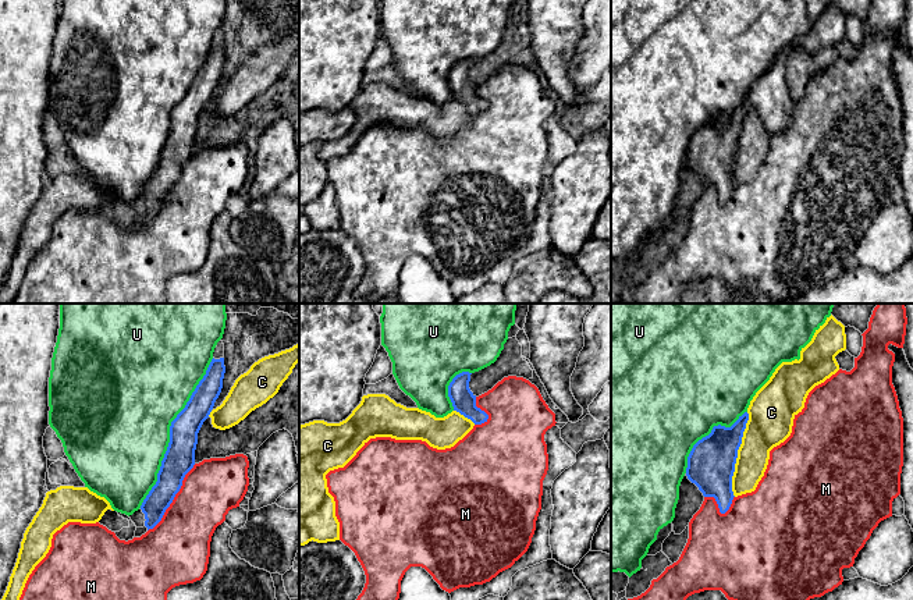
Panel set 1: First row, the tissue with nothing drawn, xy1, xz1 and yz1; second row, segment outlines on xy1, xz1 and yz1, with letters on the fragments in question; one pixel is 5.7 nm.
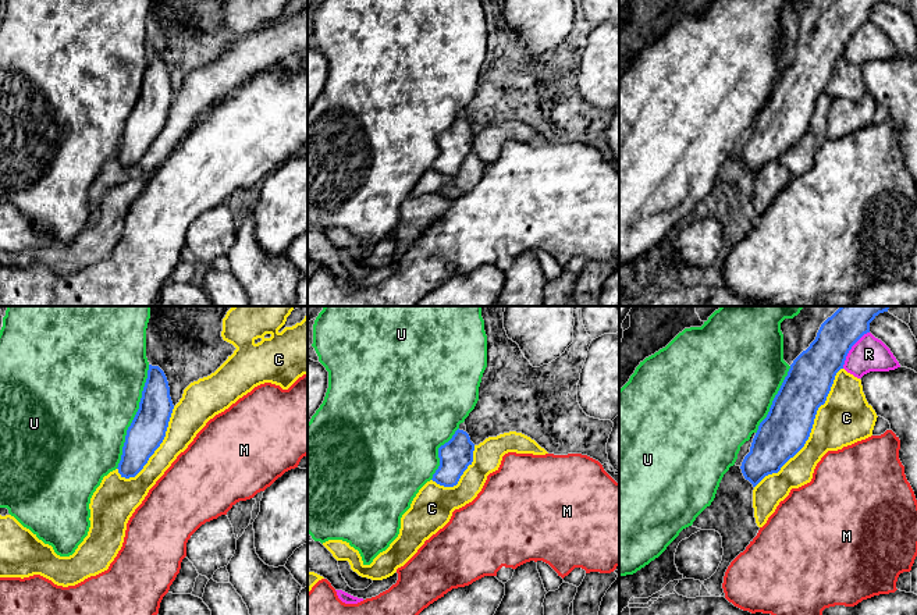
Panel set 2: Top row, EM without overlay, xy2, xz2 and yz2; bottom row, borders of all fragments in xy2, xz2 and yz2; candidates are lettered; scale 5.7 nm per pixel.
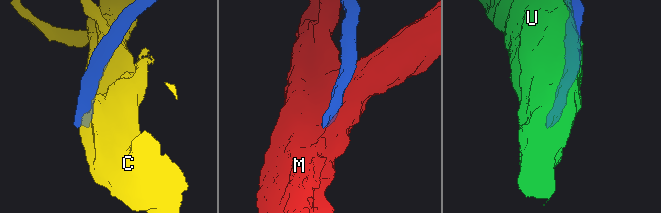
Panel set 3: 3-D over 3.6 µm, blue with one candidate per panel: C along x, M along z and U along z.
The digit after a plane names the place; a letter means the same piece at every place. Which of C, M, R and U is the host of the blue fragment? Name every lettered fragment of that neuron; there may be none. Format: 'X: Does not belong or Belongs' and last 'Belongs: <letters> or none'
C: Does not belong
M: Does not belong
R: Does not belong
U: Does not belong
Belongs: none

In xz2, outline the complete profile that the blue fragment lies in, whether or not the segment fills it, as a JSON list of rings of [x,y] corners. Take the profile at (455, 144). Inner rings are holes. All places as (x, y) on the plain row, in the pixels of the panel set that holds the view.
[[[456,118],[452,127],[438,136],[440,154],[433,170],[444,175],[458,173],[461,164],[473,150],[475,132],[463,118]]]

